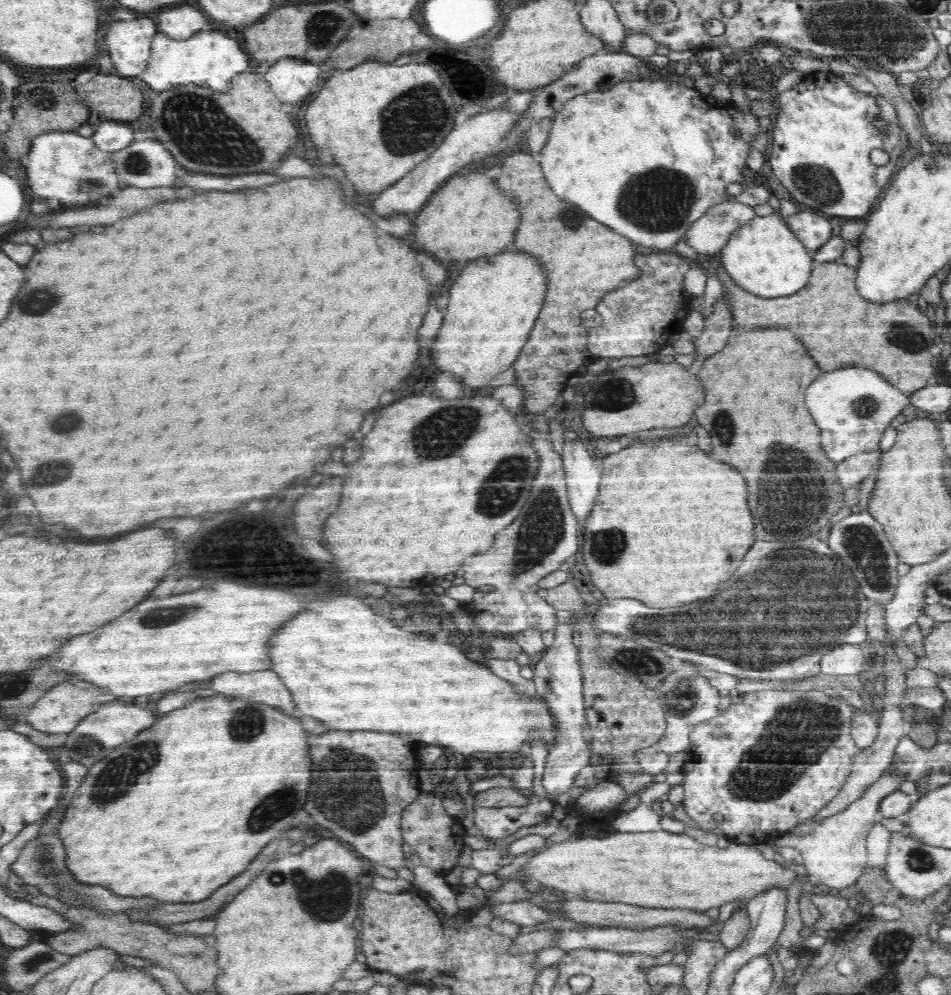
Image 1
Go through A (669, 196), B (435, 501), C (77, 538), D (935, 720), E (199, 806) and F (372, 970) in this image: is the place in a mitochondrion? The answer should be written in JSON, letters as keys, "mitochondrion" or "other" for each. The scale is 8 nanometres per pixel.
{"A":"mitochondrion","B":"other","C":"other","D":"other","E":"other","F":"other"}

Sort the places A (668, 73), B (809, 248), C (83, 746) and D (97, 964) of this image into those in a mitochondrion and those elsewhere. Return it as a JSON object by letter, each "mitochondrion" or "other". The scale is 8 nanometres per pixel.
{"A":"other","B":"other","C":"mitochondrion","D":"other"}

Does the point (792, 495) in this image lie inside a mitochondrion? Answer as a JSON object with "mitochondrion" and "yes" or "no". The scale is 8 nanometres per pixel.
{"mitochondrion":"yes"}

